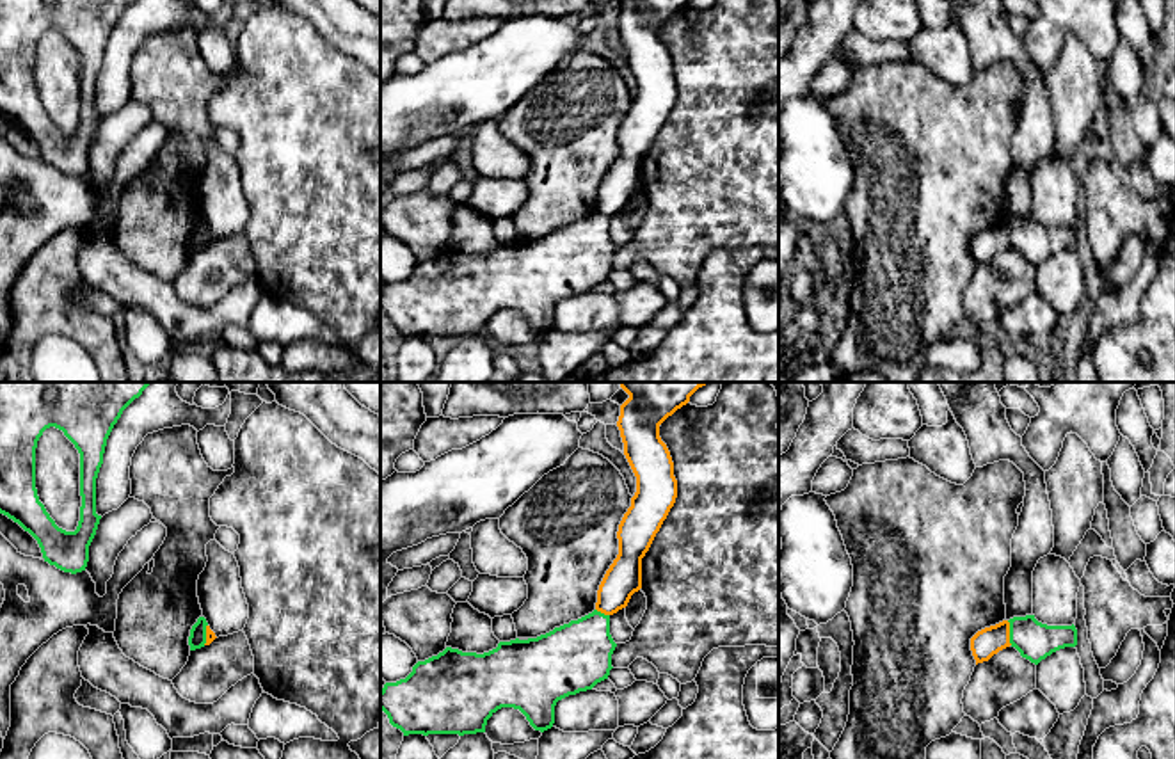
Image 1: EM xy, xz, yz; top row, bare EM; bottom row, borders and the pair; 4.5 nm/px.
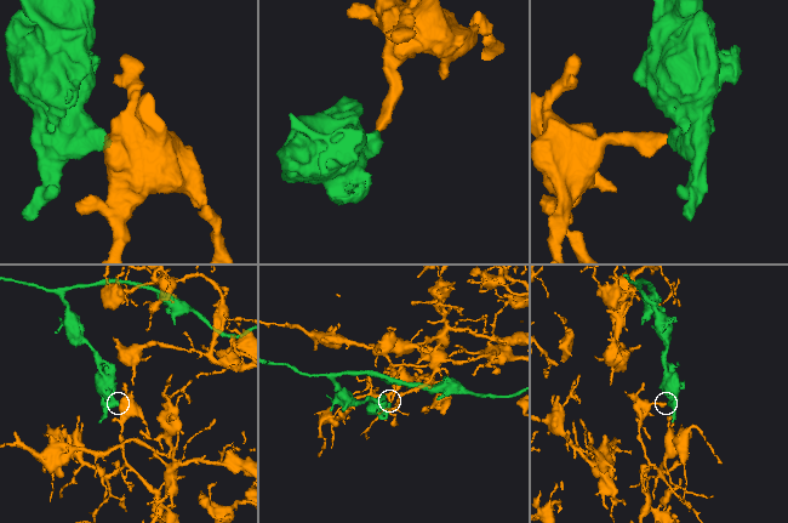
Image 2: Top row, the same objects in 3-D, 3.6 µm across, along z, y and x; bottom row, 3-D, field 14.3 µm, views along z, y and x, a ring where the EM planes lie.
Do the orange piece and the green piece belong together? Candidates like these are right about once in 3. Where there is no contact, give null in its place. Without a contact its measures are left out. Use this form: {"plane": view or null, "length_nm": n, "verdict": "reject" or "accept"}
{"plane": "yz", "length_nm": 110, "verdict": "reject"}

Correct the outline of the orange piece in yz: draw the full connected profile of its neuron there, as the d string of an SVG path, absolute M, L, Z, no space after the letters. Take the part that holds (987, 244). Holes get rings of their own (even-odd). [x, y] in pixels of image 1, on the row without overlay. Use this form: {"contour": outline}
{"contour": "M1003 222L995 228L978 233L971 240L971 252L978 265L988 263L999 252L1010 249L1010 224Z"}

